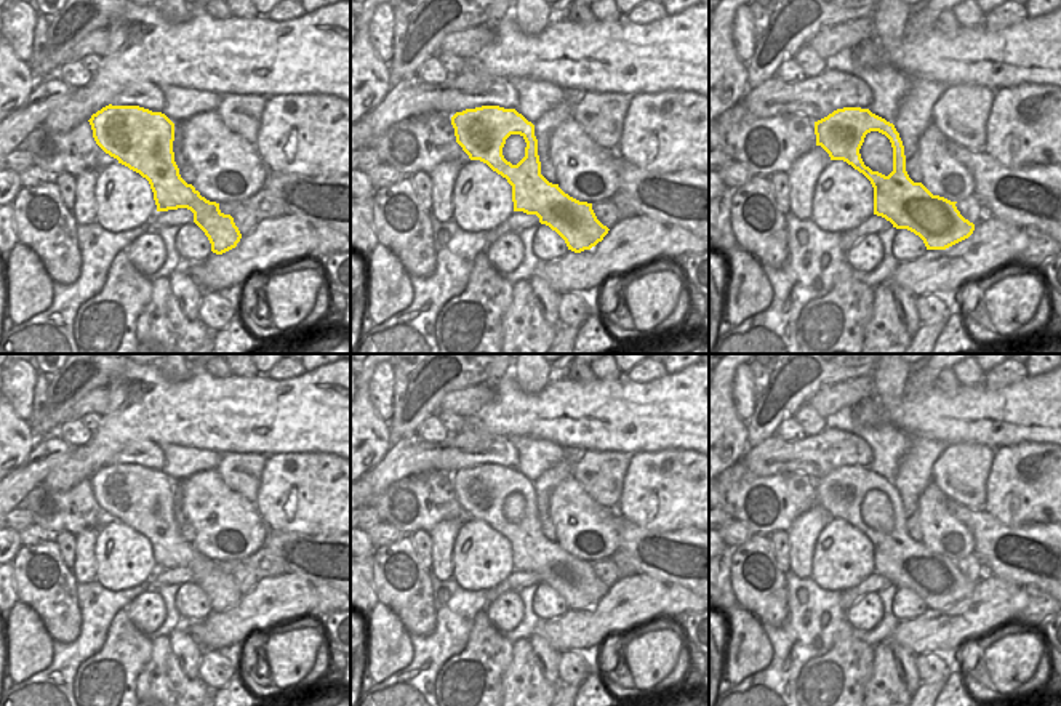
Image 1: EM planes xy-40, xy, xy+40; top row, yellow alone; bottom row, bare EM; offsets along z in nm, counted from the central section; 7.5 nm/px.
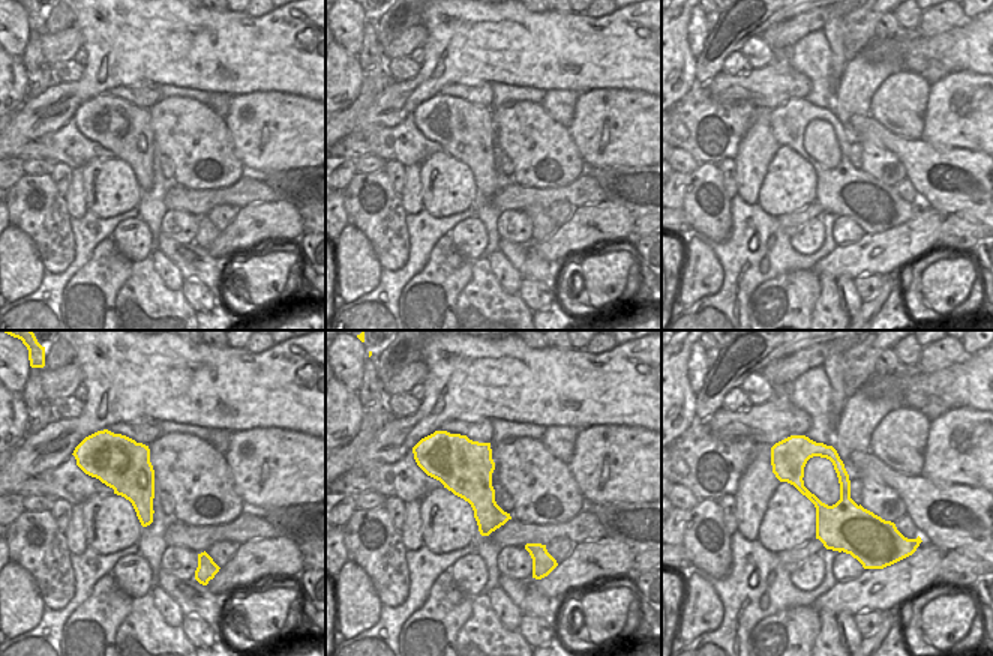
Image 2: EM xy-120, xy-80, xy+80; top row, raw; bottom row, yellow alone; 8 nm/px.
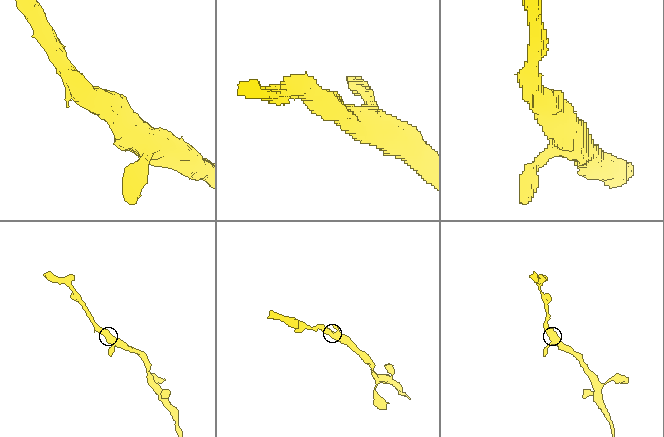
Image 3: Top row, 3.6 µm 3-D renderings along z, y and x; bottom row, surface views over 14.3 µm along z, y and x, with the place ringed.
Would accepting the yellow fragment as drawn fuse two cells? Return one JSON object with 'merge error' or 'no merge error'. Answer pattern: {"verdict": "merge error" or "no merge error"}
{"verdict": "no merge error"}

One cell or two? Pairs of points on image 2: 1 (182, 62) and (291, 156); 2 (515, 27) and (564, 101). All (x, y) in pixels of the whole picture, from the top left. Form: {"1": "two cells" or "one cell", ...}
{"1": "two cells", "2": "two cells"}

